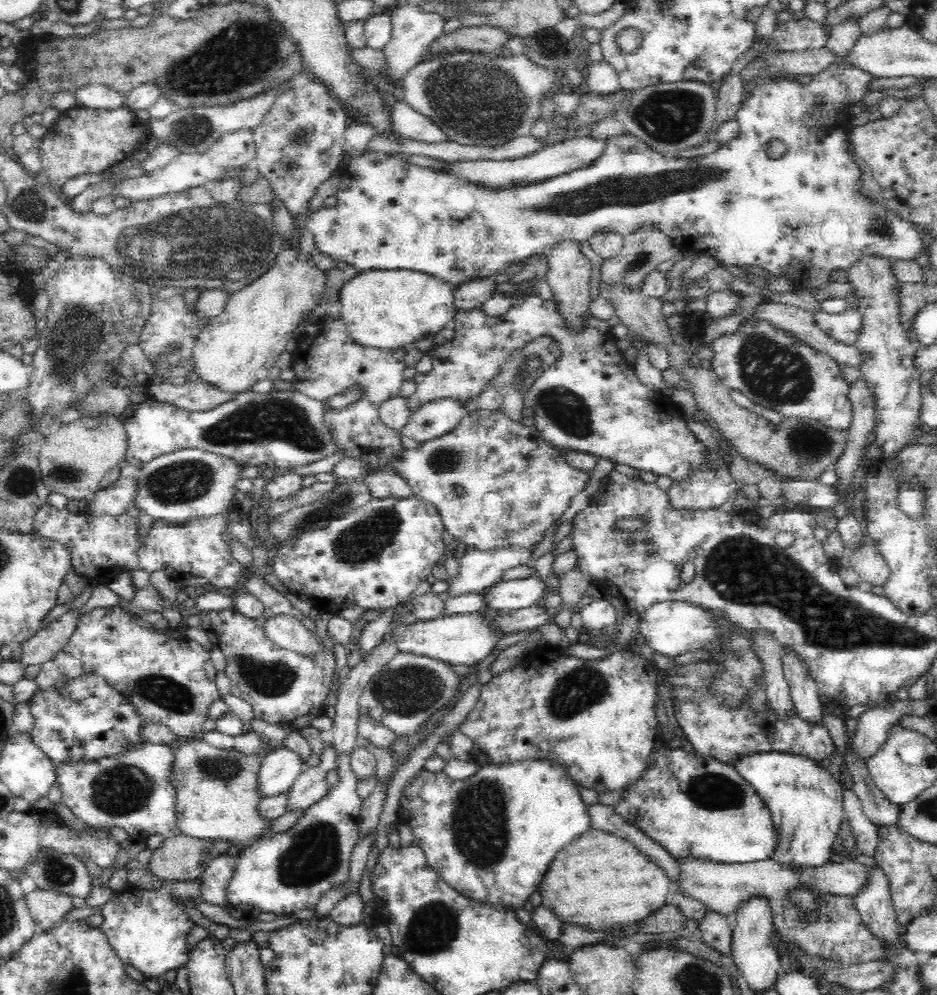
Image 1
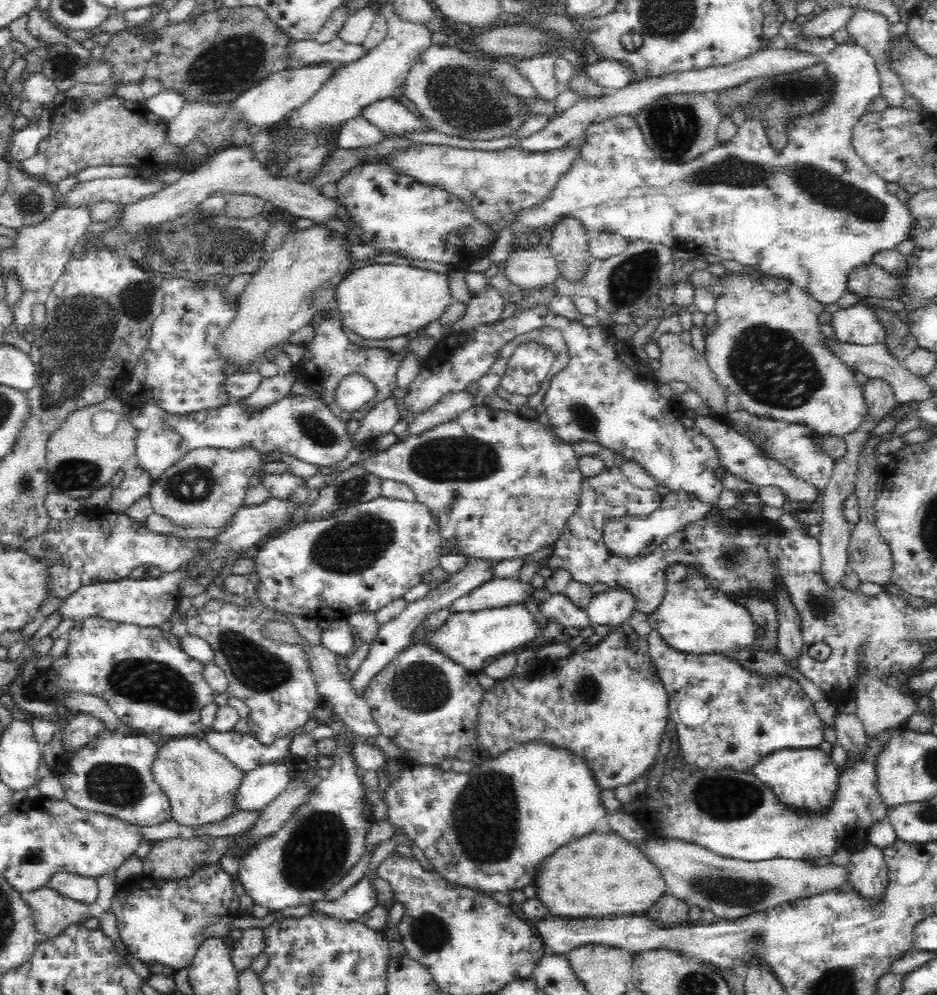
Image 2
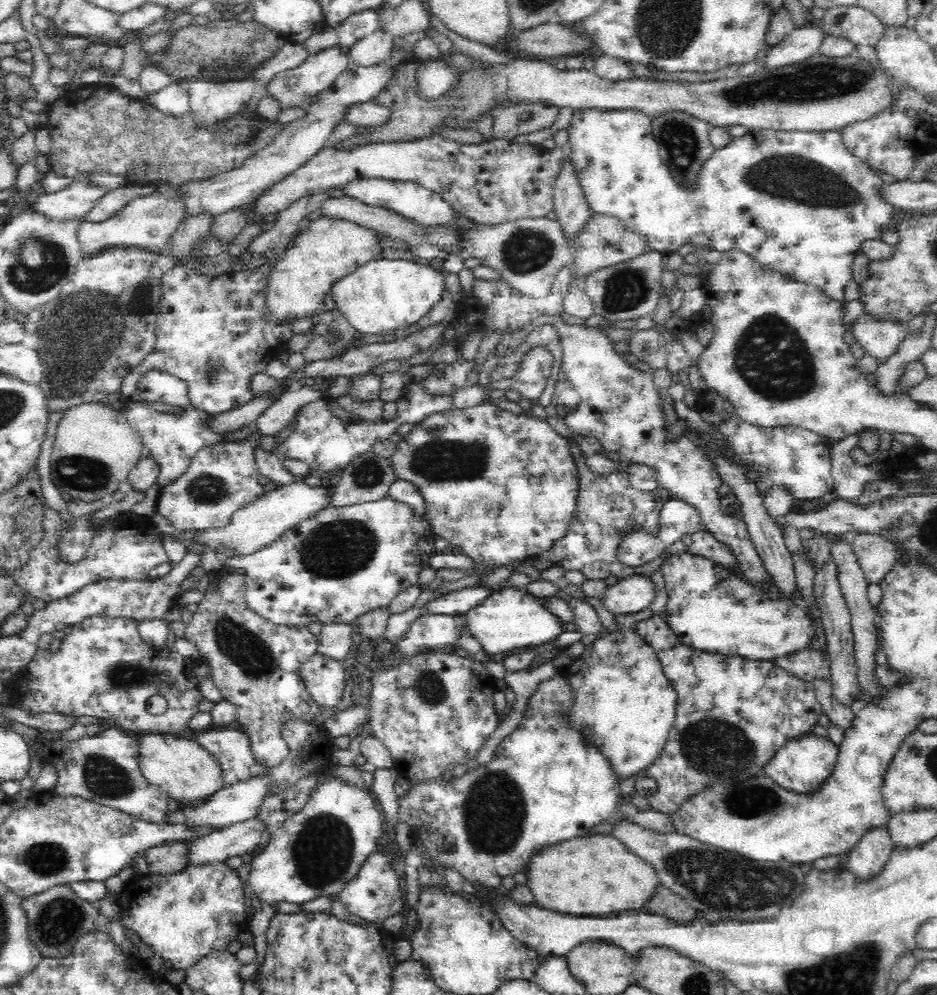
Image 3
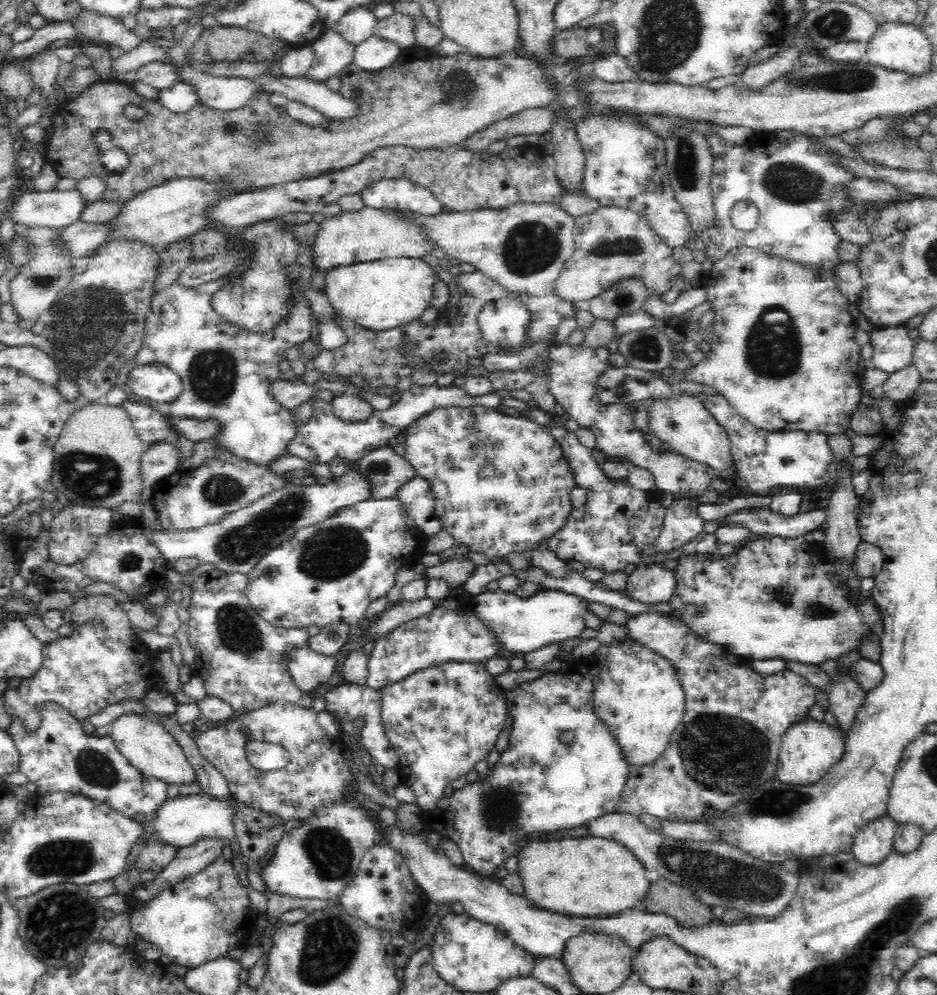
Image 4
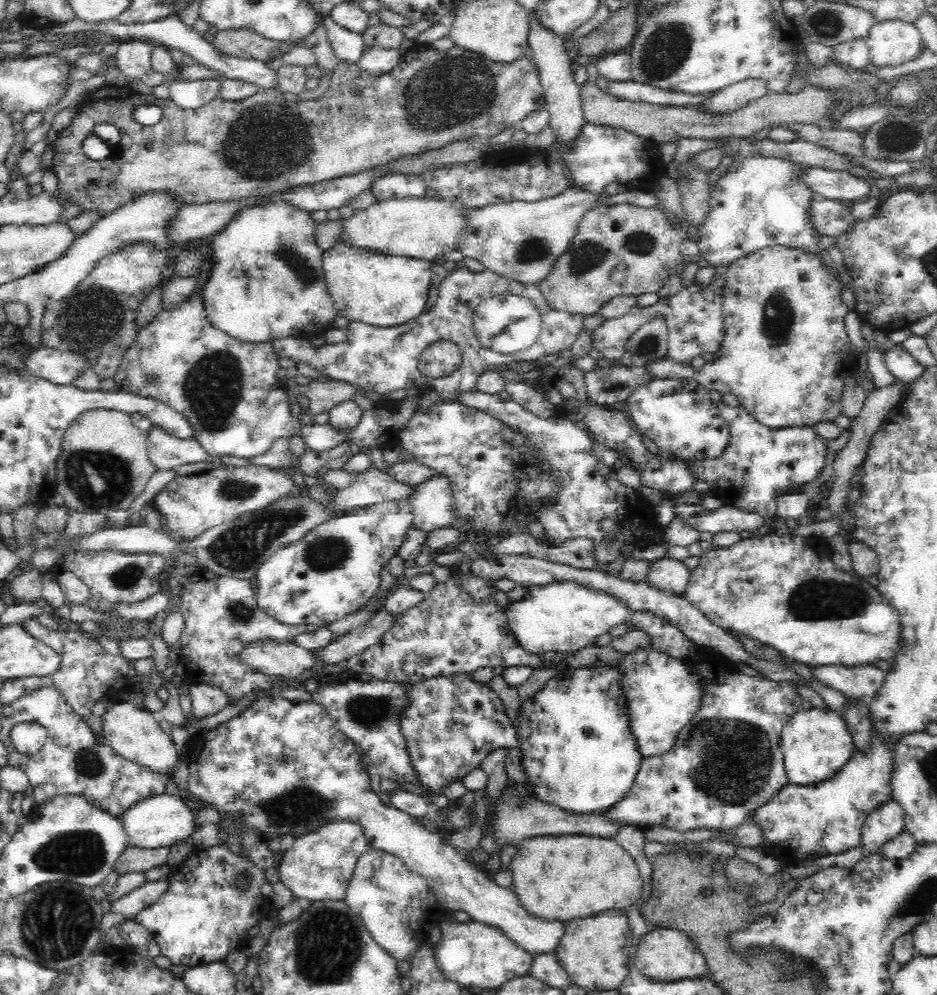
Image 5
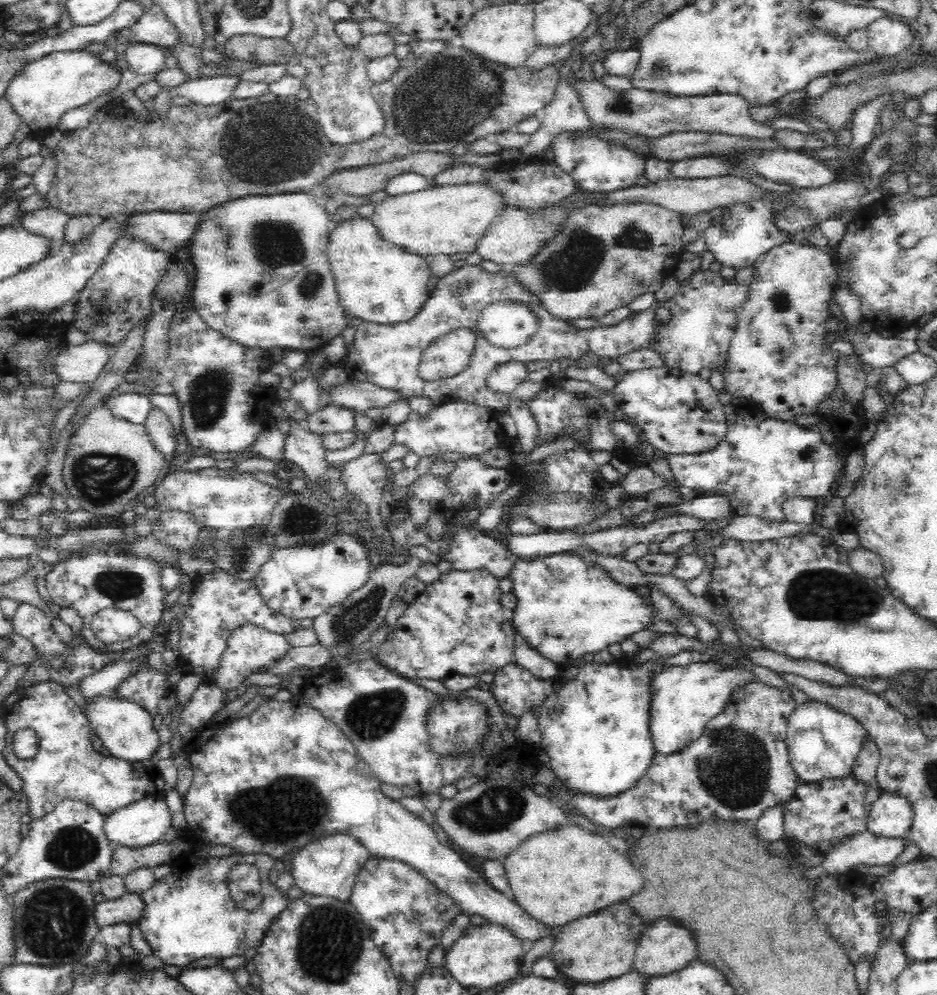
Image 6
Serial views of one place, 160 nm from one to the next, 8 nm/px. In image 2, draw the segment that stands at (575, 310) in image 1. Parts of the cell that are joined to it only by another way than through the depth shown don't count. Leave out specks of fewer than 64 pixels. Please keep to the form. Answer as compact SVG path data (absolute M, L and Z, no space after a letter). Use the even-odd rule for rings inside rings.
M562 218L552 228L549 251L556 260L558 277L568 283L580 283L593 260L588 251L589 235L573 218Z

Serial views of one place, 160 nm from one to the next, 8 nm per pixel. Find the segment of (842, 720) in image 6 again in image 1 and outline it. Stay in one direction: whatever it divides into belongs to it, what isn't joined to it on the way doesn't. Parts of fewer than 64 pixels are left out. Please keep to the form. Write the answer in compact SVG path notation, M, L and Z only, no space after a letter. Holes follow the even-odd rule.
M780 752L746 754L734 760L734 764L730 766L740 775L740 779L744 779L753 788L753 791L760 797L760 801L770 812L769 818L771 818L773 832L775 832L775 843L769 854L769 860L779 864L781 868L796 870L798 875L804 875L805 870L810 870L810 868L818 870L824 865L831 865L830 855L835 854L836 840L844 815L843 787L828 770L810 759Z

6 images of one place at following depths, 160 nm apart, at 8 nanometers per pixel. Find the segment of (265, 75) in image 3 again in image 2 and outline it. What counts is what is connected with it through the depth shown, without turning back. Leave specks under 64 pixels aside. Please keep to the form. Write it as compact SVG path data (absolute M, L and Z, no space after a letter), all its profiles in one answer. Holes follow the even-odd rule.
M339 36L327 43L315 38L291 41L286 48L290 60L301 62L302 65L328 62L346 66L360 60L367 51L364 45L346 44Z

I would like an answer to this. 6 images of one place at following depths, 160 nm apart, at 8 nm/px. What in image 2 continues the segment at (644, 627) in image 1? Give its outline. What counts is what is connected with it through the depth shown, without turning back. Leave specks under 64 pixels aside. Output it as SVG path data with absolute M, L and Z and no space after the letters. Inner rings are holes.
M674 564L665 570L665 594L661 597L661 603L654 612L648 615L651 630L656 630L665 646L673 648L684 654L726 654L728 651L738 647L753 649L753 640L759 635L759 630L753 626L746 606L742 603L734 604L727 599L725 594L714 592L705 582L705 578L697 576L697 570L685 566L685 564Z

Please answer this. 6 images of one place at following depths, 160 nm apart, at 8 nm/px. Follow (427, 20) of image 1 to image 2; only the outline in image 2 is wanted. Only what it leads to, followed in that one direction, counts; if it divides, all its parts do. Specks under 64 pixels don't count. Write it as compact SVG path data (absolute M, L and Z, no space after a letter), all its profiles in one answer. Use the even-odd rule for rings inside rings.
M391 3L384 4L378 12L387 20L387 33L379 45L371 48L356 62L338 66L316 94L313 94L300 108L293 110L288 123L296 131L337 130L345 121L361 114L363 108L377 100L394 97L398 88L402 88L410 70L417 64L420 55L432 46L432 32L426 23L410 21L400 17Z

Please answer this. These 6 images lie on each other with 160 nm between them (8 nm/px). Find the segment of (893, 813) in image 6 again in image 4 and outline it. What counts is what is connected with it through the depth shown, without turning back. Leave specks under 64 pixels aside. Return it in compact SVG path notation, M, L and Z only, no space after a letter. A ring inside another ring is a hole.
M885 815L861 828L851 848L856 862L863 866L874 866L882 862L893 851L896 825Z

